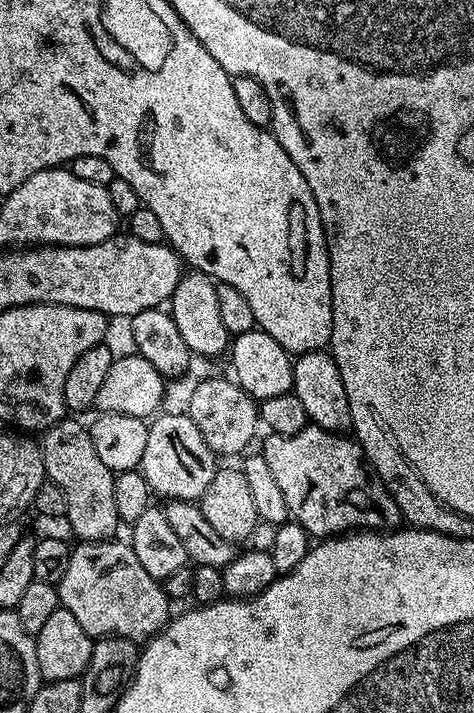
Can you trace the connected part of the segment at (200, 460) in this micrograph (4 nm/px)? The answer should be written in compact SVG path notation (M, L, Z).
M187 414L164 415L159 415L151 421L146 438L146 454L142 456L139 471L144 473L144 480L157 497L165 496L163 499L168 502L199 501L218 470L217 457L213 456L212 451L208 449L202 434L198 434L198 426L194 426L194 422Z

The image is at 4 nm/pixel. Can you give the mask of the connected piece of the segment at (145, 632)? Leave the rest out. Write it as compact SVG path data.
M80 542L71 549L69 564L58 585L60 603L93 638L121 636L124 640L148 642L167 627L170 601L161 581L142 570L131 543L116 543Z

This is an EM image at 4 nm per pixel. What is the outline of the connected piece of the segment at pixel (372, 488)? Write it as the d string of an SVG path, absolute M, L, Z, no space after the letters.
M315 426L302 429L299 436L272 434L267 438L262 449L266 466L270 466L270 474L286 498L289 517L301 524L309 537L328 538L353 530L384 534L401 527L401 505L374 475L355 439L344 440L348 438Z

